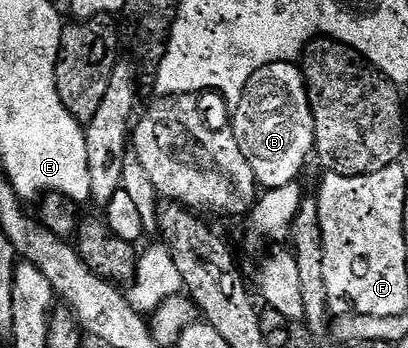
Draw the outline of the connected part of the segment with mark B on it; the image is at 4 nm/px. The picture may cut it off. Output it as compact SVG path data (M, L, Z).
M292 62L262 66L246 82L240 100L235 101L236 113L230 130L254 170L254 178L261 189L281 188L297 183L300 171L316 147L314 114L304 85L304 73Z

